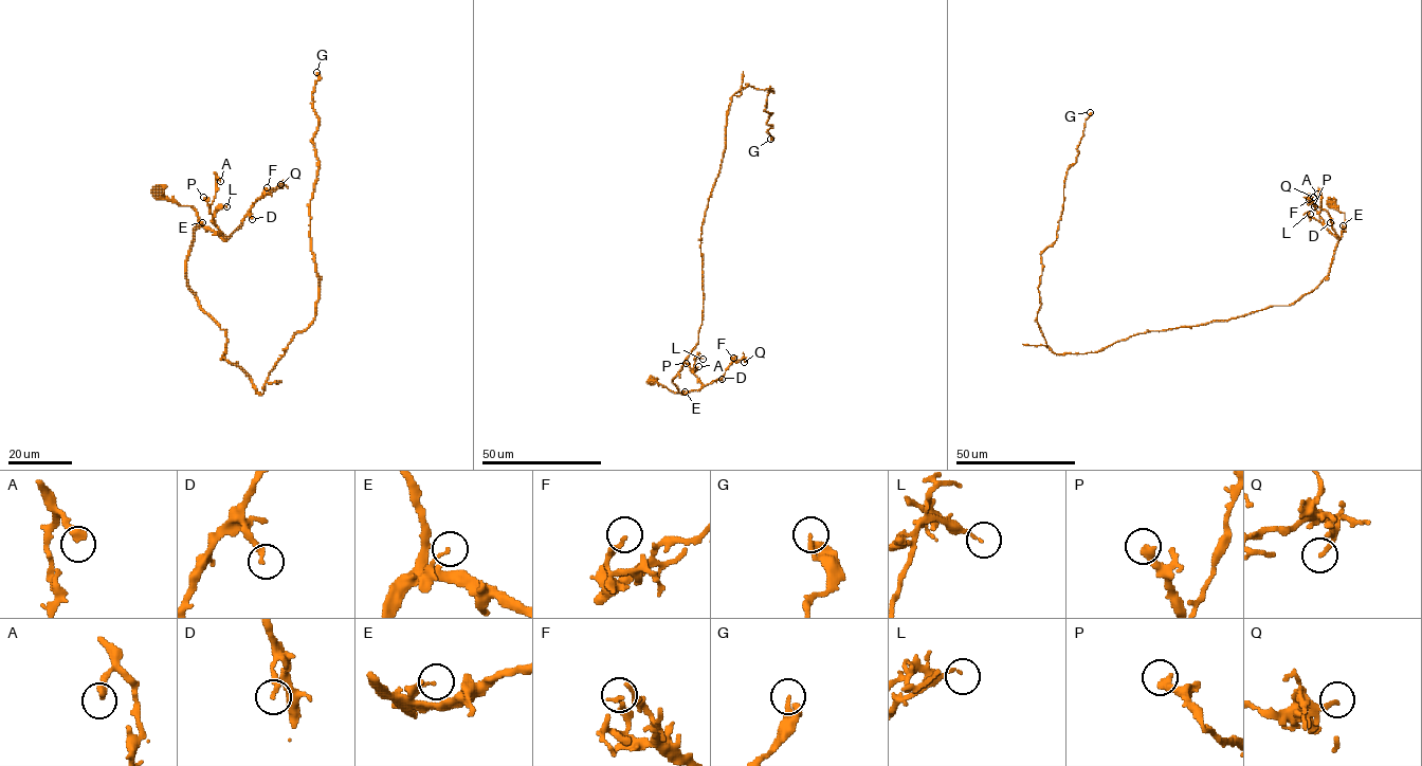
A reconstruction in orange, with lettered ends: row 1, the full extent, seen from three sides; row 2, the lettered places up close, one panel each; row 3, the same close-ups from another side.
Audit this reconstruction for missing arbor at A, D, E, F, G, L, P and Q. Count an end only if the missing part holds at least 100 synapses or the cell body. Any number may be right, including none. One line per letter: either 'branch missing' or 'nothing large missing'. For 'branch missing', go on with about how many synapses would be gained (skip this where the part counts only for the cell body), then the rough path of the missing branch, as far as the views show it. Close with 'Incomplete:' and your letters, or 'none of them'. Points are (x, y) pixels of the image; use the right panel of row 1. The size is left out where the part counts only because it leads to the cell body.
A: nothing large missing
D: nothing large missing
E: nothing large missing
F: nothing large missing
G: nothing large missing
L: nothing large missing
P: nothing large missing
Q: nothing large missing
Incomplete: none of them

